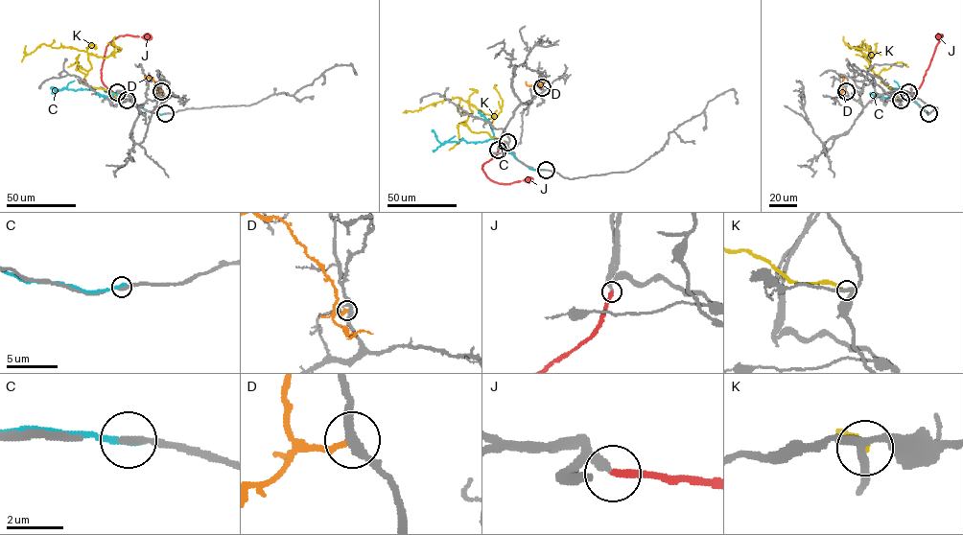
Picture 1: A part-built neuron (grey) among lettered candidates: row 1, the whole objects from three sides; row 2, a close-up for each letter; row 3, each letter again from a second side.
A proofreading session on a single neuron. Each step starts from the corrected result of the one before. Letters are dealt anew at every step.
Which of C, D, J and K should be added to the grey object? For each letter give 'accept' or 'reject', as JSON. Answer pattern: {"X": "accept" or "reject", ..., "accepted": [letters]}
{"C": "reject", "D": "reject", "J": "accept", "K": "reject", "accepted": ["J"]}

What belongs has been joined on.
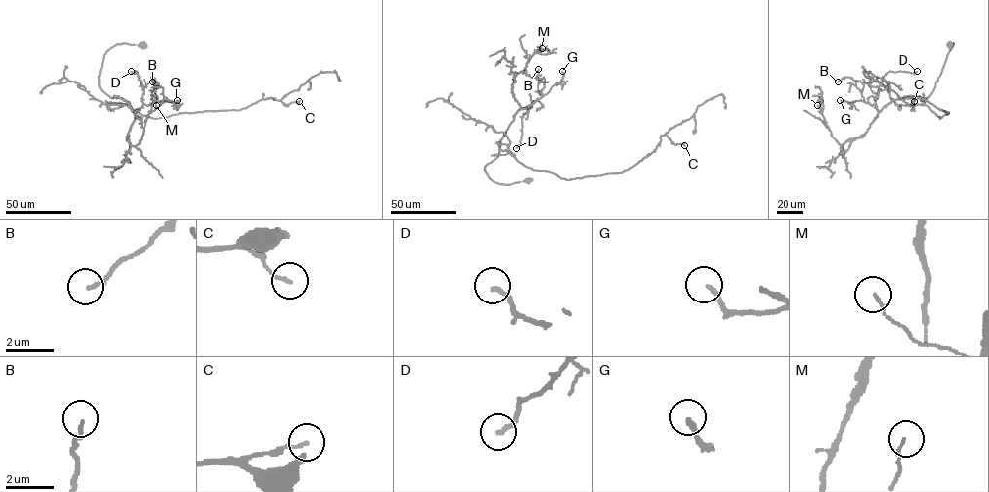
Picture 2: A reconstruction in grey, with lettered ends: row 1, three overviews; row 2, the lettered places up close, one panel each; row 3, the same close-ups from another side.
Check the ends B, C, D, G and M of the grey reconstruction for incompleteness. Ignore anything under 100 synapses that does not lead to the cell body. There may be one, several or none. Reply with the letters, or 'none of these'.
none of these

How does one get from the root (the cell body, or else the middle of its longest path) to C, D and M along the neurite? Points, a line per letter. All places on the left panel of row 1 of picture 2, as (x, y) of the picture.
C: (143, 45), (111, 47), (99, 77), (104, 92), (142, 115), (239, 110), (270, 97), (286, 106), (299, 101)
D: (143, 45), (111, 47), (99, 77), (104, 92), (134, 111), (144, 88), (131, 71)
M: (143, 45), (111, 47), (99, 86), (134, 112), (131, 145), (156, 105)

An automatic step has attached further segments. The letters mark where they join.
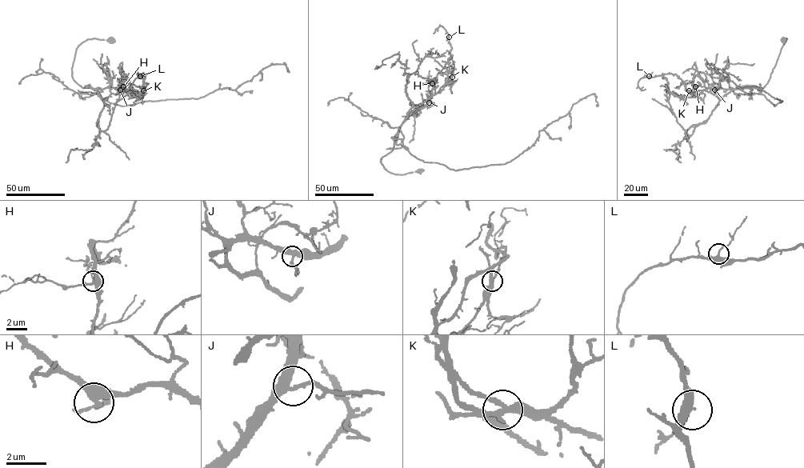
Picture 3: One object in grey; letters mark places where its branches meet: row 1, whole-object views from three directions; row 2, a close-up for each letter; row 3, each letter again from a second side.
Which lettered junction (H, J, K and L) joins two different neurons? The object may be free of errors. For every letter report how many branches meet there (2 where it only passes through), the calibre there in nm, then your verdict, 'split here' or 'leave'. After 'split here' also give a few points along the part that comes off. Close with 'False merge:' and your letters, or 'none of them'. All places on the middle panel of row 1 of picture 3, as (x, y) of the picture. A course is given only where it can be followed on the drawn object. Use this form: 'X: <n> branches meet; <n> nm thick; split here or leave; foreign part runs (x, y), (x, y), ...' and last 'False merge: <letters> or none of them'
H: 3 branches meet; 320 nm thick; leave
J: 3 branches meet; 280 nm thick; leave
K: 3 branches meet; 280 nm thick; split here; foreign part runs (452, 77), (449, 77), (441, 90), (430, 96), (426, 106), (416, 108), (407, 117), (394, 143)
L: 3 branches meet; 320 nm thick; leave
False merge: K

